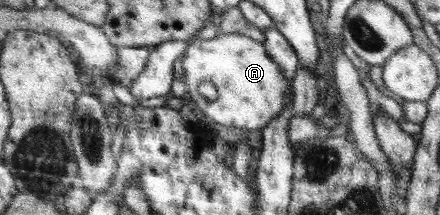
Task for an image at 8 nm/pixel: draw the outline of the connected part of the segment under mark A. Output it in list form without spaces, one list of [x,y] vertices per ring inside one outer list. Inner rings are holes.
[[[219,32],[213,39],[195,40],[190,42],[188,49],[186,49],[182,57],[182,69],[184,71],[184,83],[188,86],[188,94],[186,97],[192,99],[195,103],[195,107],[198,107],[204,115],[222,125],[233,125],[234,127],[258,132],[261,128],[265,128],[270,121],[280,116],[281,113],[285,111],[286,107],[291,107],[293,105],[293,84],[285,77],[285,72],[281,68],[281,65],[273,60],[273,56],[268,52],[268,47],[264,43],[258,42],[240,33],[234,32],[231,34],[224,34]]]

